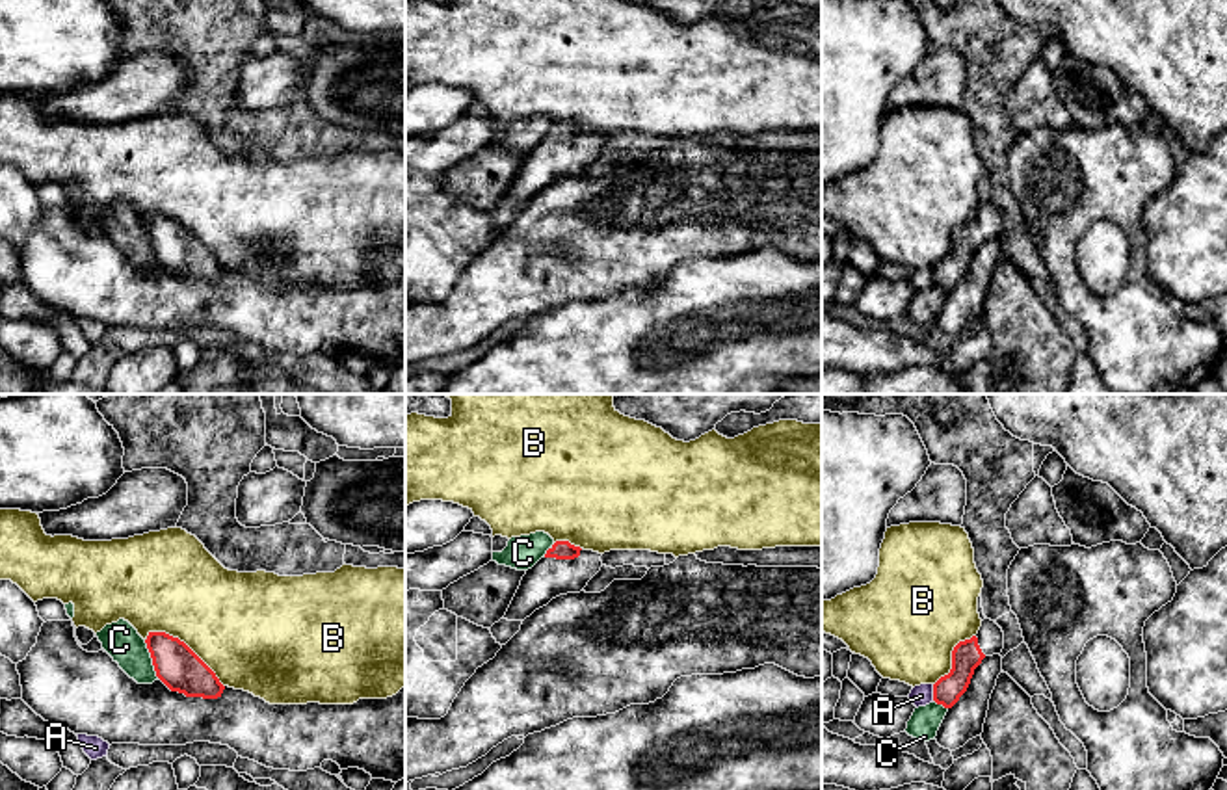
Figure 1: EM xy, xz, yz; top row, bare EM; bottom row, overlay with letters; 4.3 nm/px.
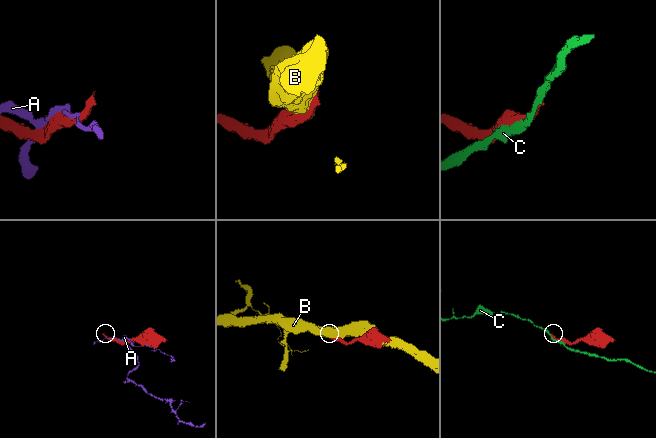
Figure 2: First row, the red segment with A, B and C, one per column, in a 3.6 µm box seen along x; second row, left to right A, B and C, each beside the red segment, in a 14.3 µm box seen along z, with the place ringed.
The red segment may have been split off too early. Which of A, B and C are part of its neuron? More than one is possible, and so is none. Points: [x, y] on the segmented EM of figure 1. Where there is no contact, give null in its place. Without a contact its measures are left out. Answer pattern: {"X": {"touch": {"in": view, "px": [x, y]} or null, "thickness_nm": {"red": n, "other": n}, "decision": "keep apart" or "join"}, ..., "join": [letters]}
{"A": {"touch": {"in": "yz", "px": [934, 692]}, "thickness_nm": {"red": 130, "other": 90}, "decision": "keep apart"}, "B": {"touch": {"in": "xy", "px": [188, 647]}, "thickness_nm": {"red": 190, "other": 460}, "decision": "keep apart"}, "C": {"touch": {"in": "xy", "px": [151, 657]}, "thickness_nm": {"red": 190, "other": 160}, "decision": "keep apart"}, "join": []}

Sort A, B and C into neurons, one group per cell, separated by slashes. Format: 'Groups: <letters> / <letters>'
Groups: A / B / C

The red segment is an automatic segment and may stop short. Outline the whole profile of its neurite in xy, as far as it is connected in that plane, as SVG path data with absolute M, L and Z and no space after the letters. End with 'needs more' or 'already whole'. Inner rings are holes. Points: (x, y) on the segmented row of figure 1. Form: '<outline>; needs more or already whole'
M149 632L147 649L156 677L186 697L218 699L225 686L216 673L178 638L165 632Z; already whole

